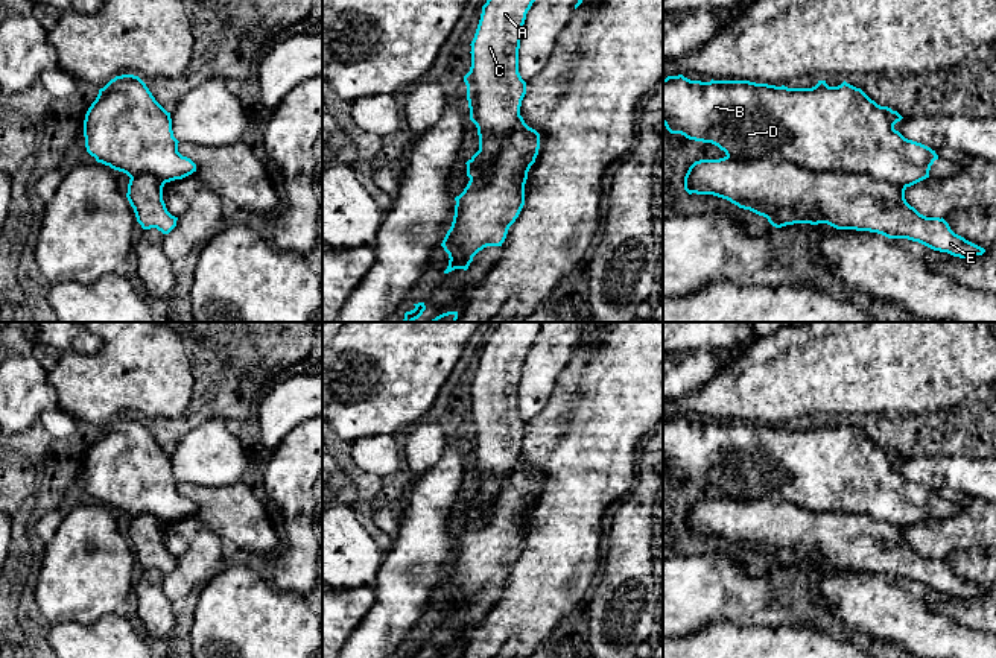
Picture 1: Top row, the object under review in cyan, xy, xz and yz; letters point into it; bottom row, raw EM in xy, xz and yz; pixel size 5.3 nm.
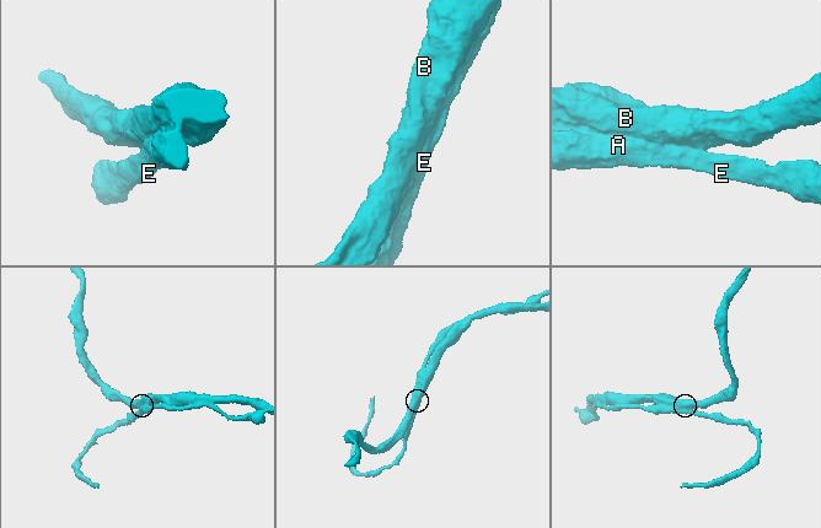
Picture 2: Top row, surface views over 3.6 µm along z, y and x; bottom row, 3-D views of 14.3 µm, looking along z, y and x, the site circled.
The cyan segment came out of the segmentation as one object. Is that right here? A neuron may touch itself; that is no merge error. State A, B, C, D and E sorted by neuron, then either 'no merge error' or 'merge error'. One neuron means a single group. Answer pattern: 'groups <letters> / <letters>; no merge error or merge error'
groups A B C D E; no merge error

